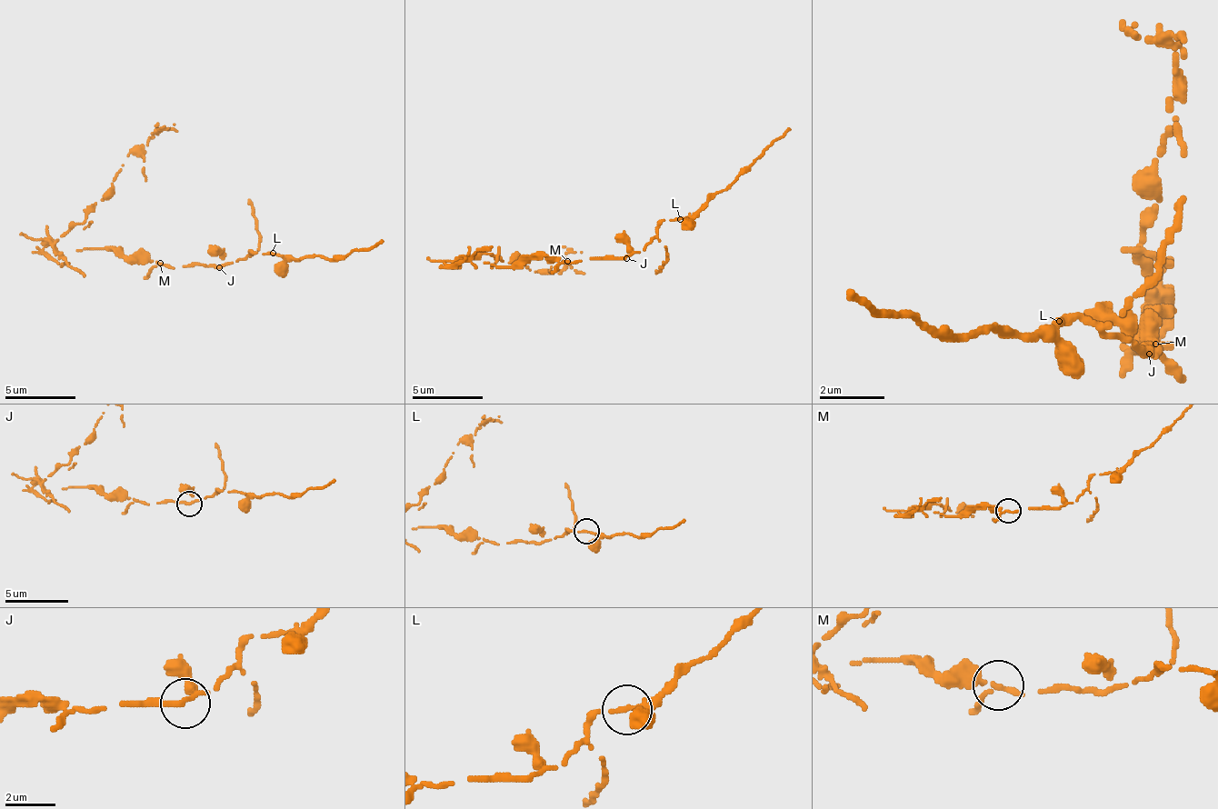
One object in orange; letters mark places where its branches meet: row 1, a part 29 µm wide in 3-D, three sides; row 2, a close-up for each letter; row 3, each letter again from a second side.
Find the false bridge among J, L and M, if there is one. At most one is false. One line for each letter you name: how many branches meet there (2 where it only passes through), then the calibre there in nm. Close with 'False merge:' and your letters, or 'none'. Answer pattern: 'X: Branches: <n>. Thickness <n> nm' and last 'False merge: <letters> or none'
M: Branches: 2. Thickness 240 nm
False merge: M

